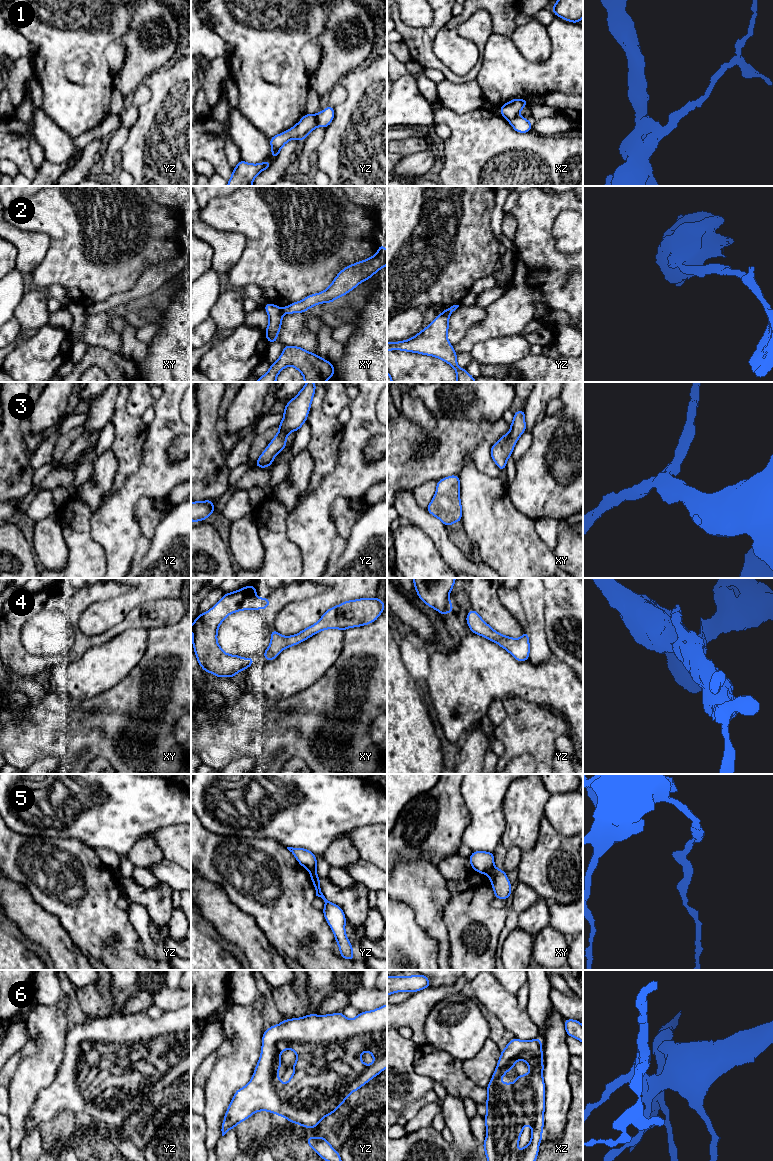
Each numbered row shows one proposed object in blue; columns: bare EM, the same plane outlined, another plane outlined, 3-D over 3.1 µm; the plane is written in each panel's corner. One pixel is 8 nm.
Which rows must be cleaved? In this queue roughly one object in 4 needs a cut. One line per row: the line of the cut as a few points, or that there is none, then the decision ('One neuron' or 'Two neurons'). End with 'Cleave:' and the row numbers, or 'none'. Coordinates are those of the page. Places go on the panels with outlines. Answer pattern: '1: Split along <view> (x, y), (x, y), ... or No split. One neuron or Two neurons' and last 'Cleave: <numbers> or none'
1: Split along yz (316, 114), (319, 125). Two neurons
2: Split along xy (281, 308), (284, 312). Two neurons
3: No split. One neuron
4: No split. One neuron
5: Split along xy (494, 867), (487, 874). Two neurons
6: No split. One neuron
Cleave: 1, 2, 5

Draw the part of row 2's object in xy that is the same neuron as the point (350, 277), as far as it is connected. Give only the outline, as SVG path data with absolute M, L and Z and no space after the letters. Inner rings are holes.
M385 244L379 245L377 253L361 262L345 267L334 278L331 285L324 291L311 294L303 300L294 302L282 310L284 313L304 313L314 305L332 303L335 299L346 295L364 280L372 276L387 265L387 250Z

